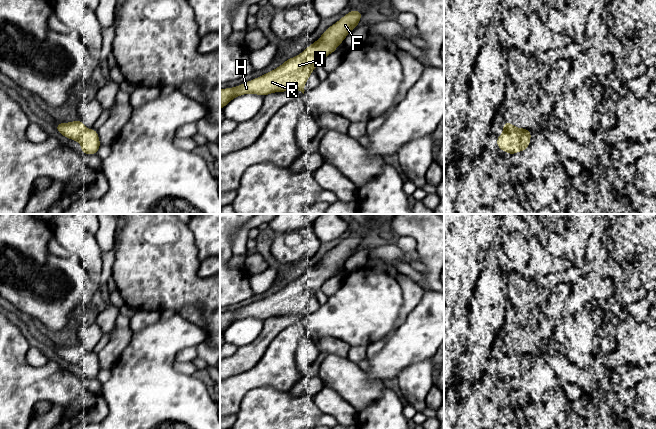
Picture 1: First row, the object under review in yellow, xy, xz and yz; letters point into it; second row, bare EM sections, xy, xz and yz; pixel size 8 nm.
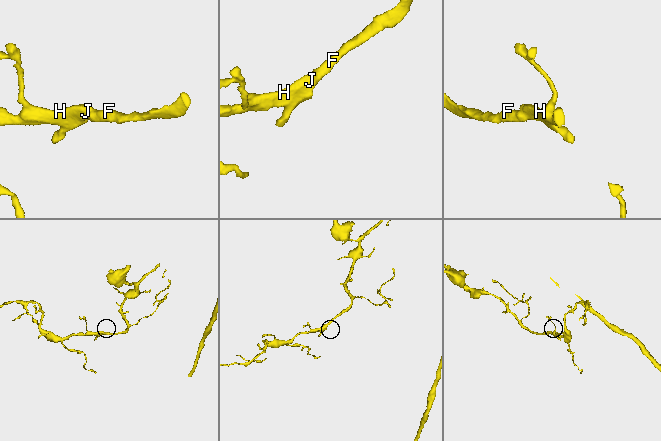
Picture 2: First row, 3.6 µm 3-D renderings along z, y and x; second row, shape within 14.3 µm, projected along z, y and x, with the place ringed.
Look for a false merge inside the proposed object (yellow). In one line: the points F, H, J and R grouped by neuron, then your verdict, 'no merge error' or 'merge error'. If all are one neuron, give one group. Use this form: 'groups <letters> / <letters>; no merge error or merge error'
groups F H J R; no merge error

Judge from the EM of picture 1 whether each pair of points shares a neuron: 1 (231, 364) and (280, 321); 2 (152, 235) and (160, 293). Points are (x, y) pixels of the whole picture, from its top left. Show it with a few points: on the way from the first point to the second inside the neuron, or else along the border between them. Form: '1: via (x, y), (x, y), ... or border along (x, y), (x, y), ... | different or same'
1: via (243, 359), (268, 333) | same
2: via (156, 249), (156, 269), (160, 273), (160, 279) | same

